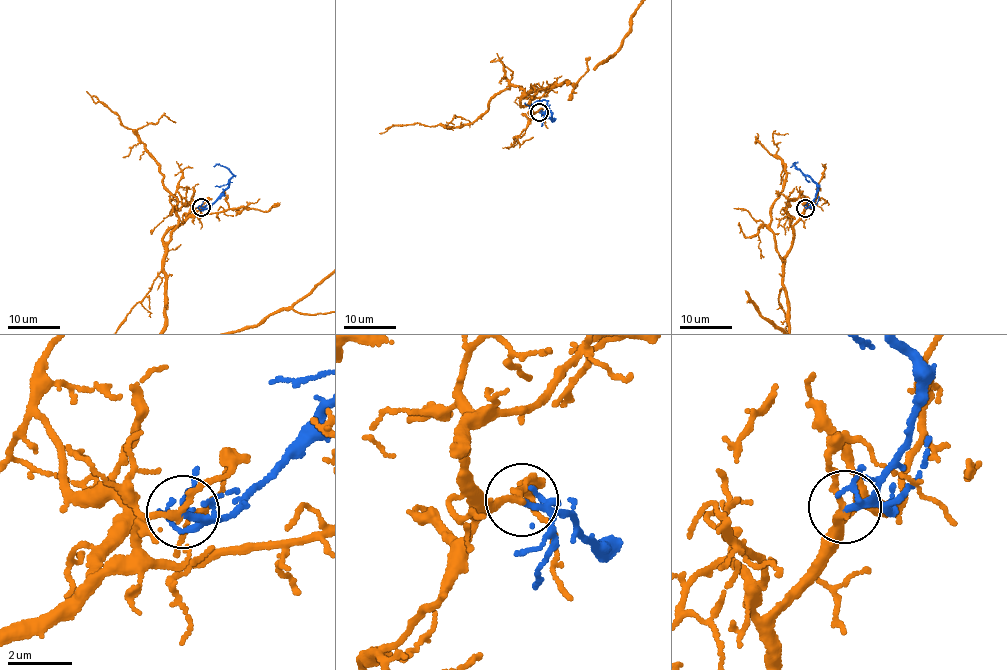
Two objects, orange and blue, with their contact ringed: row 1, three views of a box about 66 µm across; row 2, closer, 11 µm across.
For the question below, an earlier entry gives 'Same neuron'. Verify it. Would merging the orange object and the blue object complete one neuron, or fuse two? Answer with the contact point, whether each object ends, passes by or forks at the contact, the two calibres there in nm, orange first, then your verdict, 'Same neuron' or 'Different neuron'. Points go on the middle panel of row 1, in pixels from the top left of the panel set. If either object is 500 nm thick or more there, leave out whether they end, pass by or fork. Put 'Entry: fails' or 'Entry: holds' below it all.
Place: (539, 112). At the ring orange passes by. At the ring blue forks. Thickness 180 nm (orange) against 110 nm. Same neuron
Entry: holds

